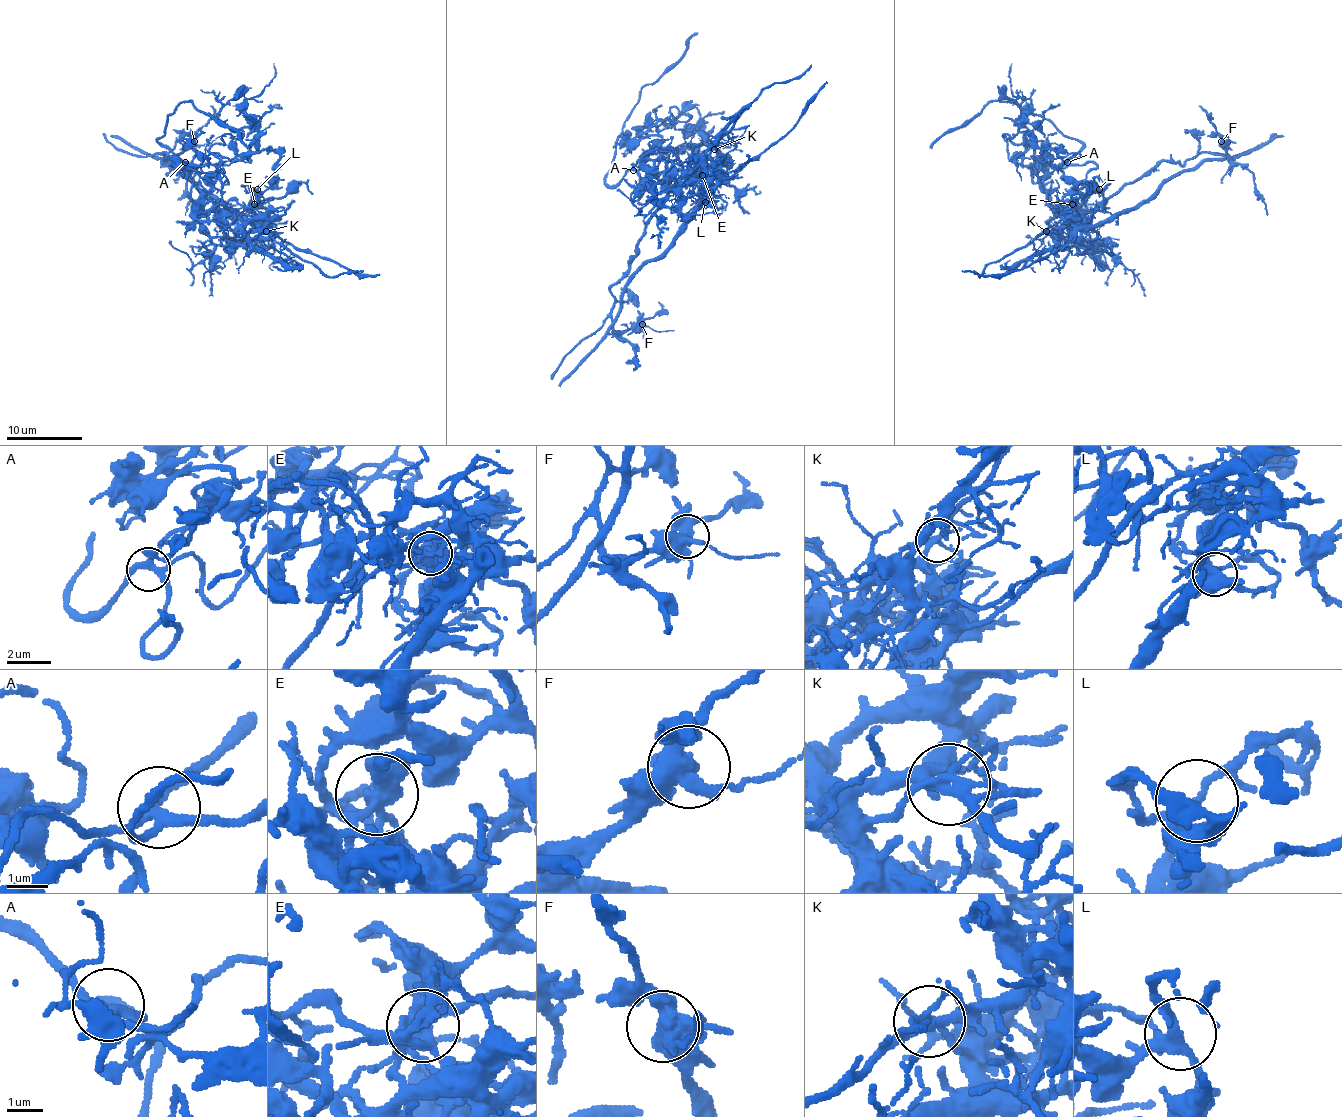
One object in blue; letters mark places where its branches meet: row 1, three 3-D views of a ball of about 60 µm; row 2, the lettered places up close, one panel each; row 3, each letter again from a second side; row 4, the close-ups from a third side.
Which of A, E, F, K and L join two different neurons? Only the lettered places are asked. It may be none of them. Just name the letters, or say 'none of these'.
E, K

